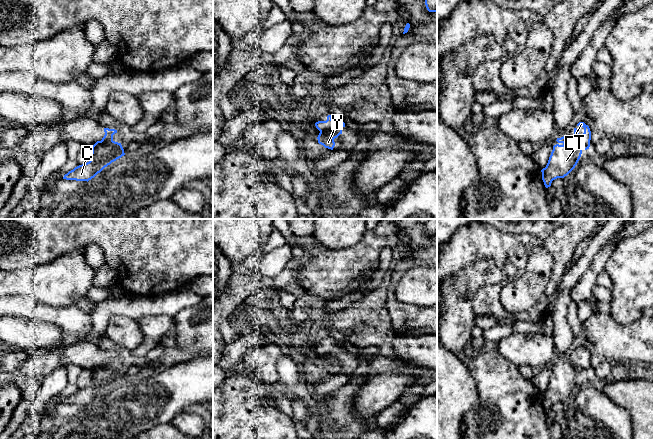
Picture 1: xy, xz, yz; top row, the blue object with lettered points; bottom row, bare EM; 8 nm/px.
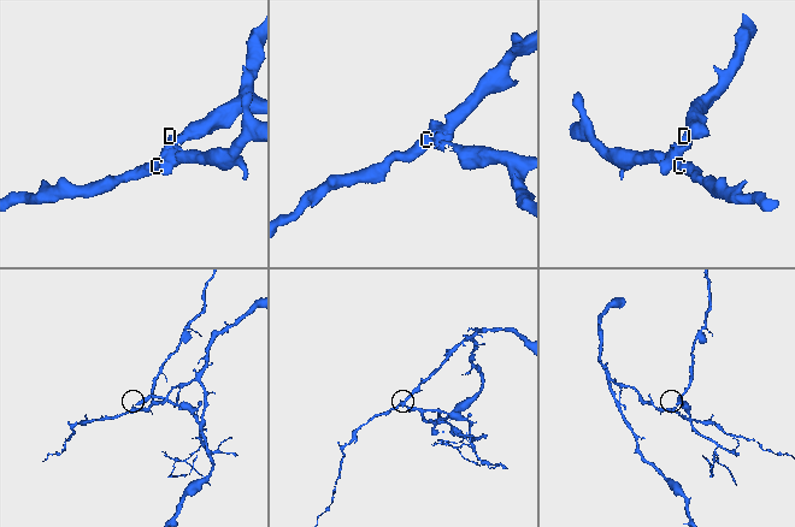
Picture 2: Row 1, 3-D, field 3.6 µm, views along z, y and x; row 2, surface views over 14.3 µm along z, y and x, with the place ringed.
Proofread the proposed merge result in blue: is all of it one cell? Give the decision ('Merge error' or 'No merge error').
Merge error

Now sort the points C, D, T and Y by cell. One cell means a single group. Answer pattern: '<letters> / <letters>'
C T / D Y

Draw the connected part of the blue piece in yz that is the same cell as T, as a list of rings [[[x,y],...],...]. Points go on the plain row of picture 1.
[[[565,359],[556,365],[558,367],[553,370],[546,391],[541,394],[546,412],[551,410],[553,404],[567,400],[575,392],[582,378],[582,374],[571,361]]]

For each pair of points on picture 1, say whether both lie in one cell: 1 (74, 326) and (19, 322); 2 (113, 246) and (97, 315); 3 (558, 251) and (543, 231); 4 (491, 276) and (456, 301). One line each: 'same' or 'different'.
1: different
2: different
3: different
4: same

